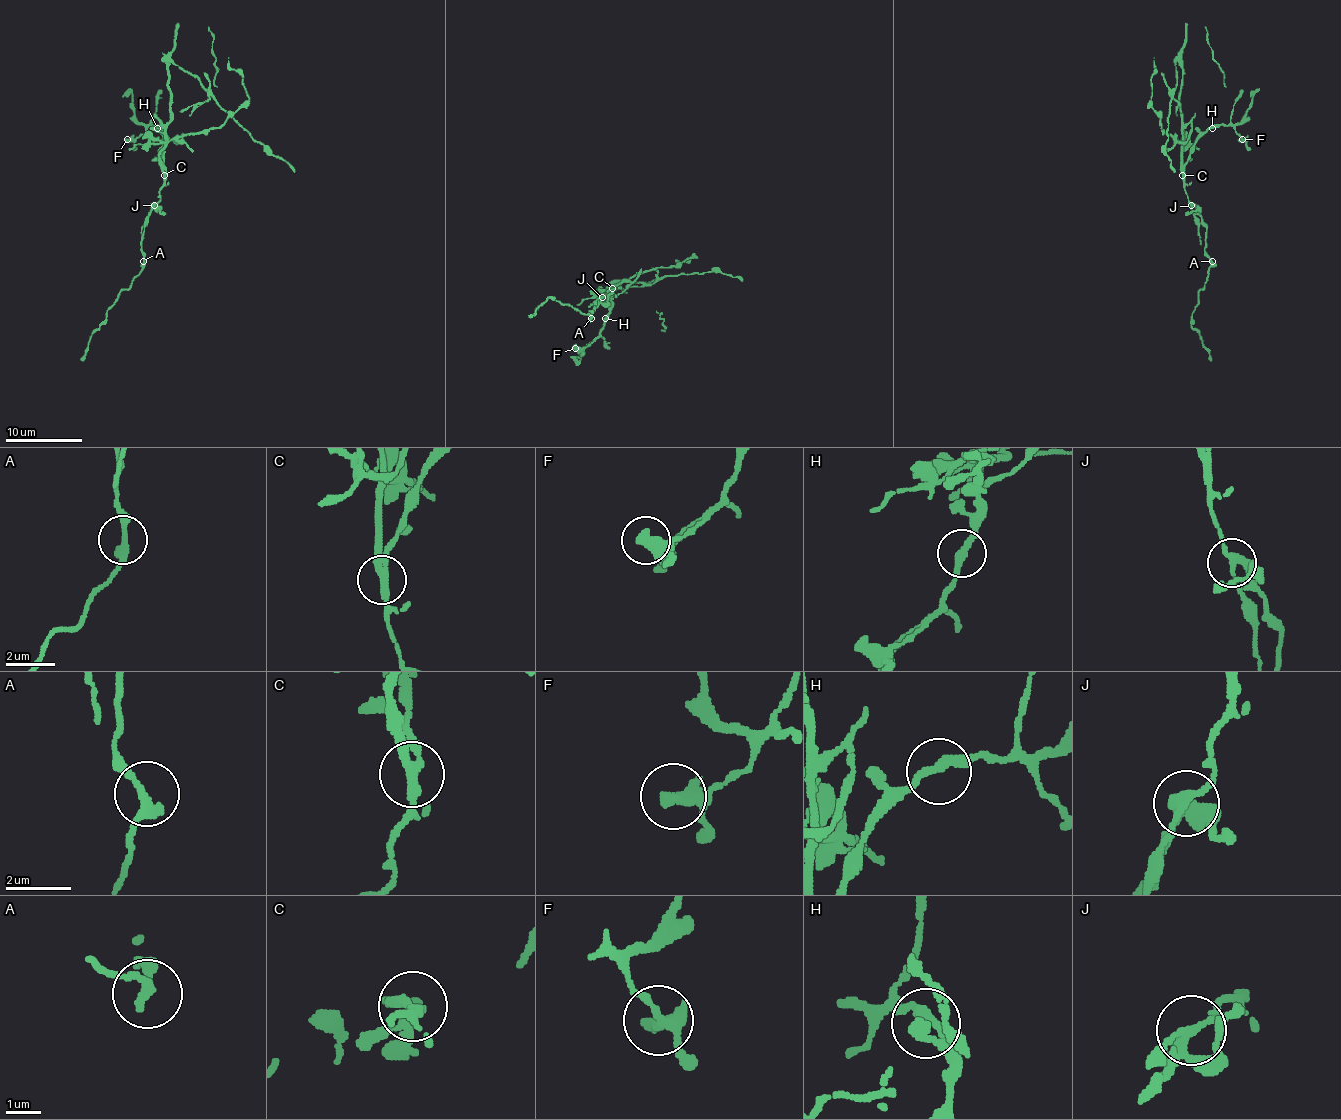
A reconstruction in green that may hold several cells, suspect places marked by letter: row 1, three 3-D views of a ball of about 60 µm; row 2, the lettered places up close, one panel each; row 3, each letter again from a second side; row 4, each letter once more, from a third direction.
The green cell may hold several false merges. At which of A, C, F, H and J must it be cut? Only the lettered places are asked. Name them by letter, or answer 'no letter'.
C, J

